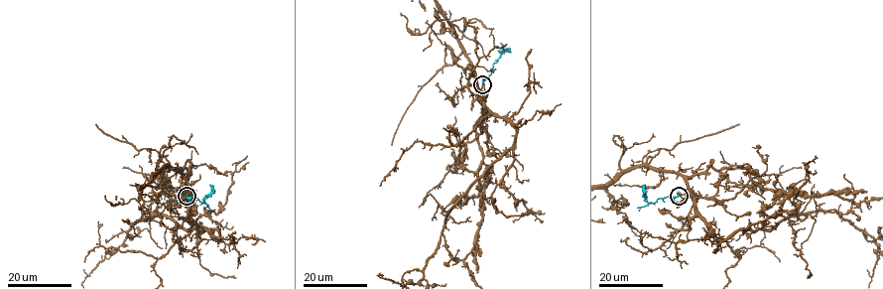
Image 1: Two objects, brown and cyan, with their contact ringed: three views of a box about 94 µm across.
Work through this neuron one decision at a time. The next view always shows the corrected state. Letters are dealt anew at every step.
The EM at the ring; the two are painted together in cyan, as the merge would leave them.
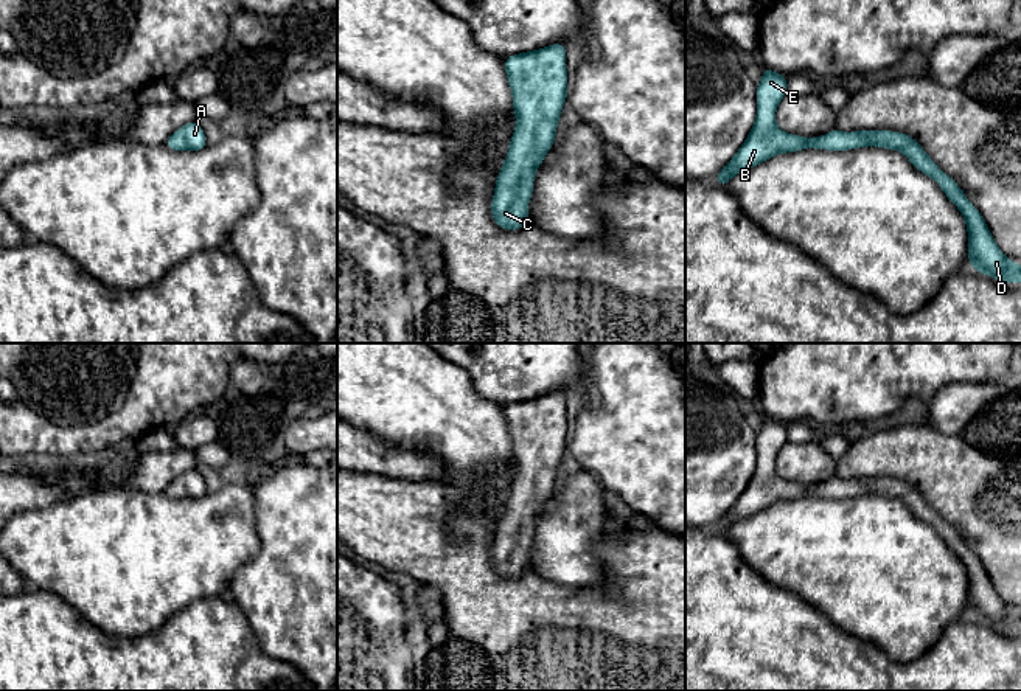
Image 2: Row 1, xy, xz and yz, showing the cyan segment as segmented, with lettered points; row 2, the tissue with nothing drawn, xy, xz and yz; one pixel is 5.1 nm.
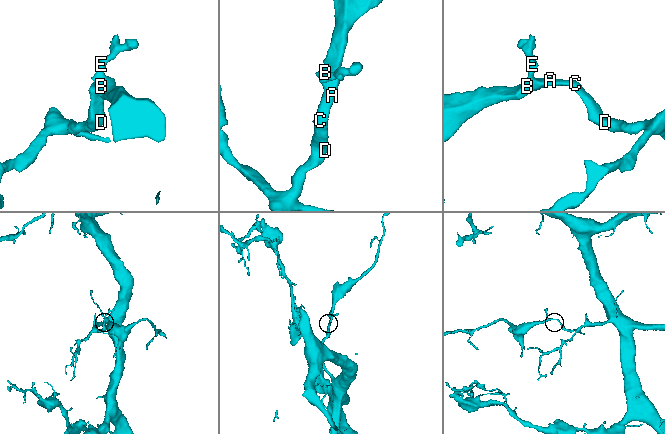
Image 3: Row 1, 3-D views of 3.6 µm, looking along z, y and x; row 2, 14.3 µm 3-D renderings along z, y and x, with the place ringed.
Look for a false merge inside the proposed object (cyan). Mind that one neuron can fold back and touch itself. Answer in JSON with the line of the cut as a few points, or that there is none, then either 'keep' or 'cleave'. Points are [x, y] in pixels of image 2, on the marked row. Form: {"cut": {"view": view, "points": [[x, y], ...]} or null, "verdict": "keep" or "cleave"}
{"cut": null, "verdict": "keep"}

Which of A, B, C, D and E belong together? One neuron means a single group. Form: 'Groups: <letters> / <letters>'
Groups: A B C D E

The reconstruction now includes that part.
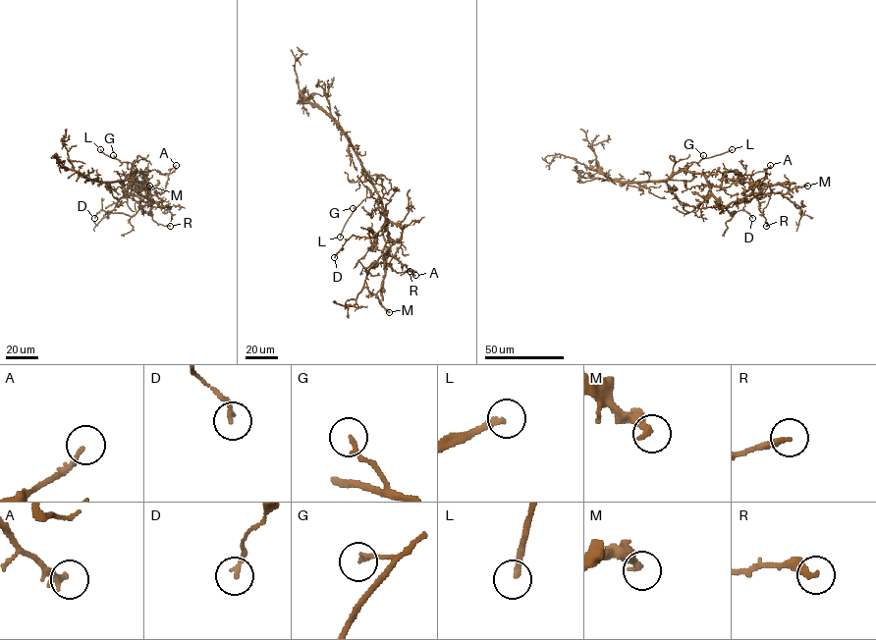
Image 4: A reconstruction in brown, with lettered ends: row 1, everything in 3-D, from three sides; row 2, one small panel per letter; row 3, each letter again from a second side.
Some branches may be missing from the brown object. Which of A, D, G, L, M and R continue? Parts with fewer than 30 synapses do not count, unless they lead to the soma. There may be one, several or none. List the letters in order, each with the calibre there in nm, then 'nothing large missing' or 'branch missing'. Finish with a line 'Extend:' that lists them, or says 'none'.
A: 220 nm thick; nothing large missing
D: 150 nm thick; nothing large missing
G: 160 nm thick; nothing large missing
L: 220 nm thick; branch missing
M: 320 nm thick; nothing large missing
R: 300 nm thick; nothing large missing
Extend: L

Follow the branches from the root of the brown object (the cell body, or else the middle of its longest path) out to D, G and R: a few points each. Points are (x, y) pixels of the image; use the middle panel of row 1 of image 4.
D: (378, 193), (389, 221), (371, 238), (352, 235), (334, 257)
G: (378, 193), (375, 191), (353, 208)
R: (378, 193), (386, 217), (402, 229), (401, 245), (390, 262), (392, 270), (410, 271)

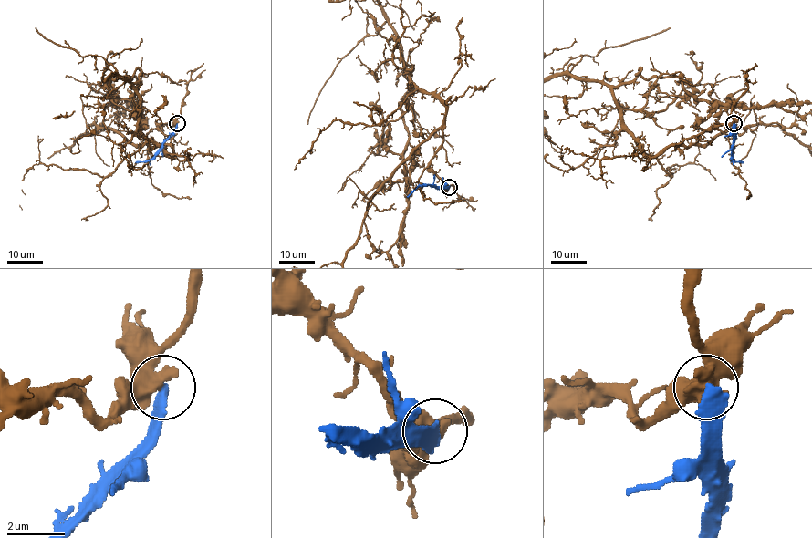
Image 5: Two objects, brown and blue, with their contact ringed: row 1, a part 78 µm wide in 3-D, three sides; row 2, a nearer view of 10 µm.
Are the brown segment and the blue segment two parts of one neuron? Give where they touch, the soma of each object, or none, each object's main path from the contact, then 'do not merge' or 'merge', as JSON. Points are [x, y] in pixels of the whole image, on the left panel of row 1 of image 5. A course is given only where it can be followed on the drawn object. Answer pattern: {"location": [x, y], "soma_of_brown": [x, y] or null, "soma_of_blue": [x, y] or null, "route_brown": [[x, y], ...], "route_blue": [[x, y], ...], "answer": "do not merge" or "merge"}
{"location": [177, 123], "soma_of_brown": null, "soma_of_blue": null, "route_blue": [[177, 123], [176, 130], [153, 156], [135, 162]], "answer": "do not merge"}

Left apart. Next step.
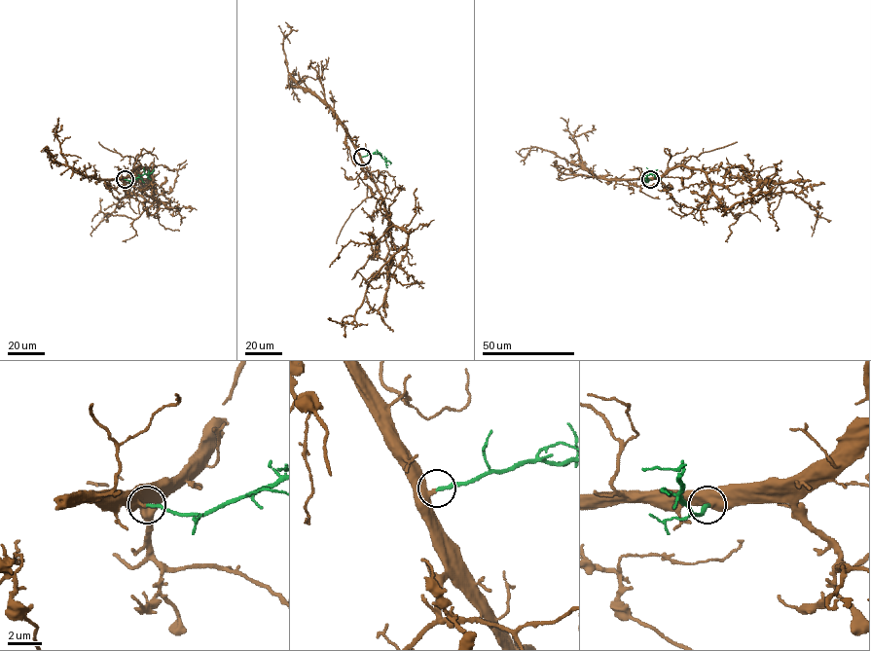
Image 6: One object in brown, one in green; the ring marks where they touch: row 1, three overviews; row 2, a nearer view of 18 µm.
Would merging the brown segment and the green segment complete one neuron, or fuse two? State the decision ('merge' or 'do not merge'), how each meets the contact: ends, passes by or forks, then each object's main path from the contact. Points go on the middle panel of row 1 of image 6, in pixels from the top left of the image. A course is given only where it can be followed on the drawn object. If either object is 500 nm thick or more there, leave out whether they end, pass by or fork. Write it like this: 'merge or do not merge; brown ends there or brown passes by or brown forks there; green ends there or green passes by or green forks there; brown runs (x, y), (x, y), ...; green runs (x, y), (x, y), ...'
merge; brown ends there; green ends there; brown runs (362, 157), (389, 220), (408, 235), (408, 240), (371, 281), (354, 319), (342, 324), (329, 318); green runs (362, 157), (378, 154), (385, 161), (387, 167)

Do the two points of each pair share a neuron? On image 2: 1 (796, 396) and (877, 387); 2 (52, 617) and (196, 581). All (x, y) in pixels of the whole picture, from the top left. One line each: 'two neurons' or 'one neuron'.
1: one neuron
2: two neurons

